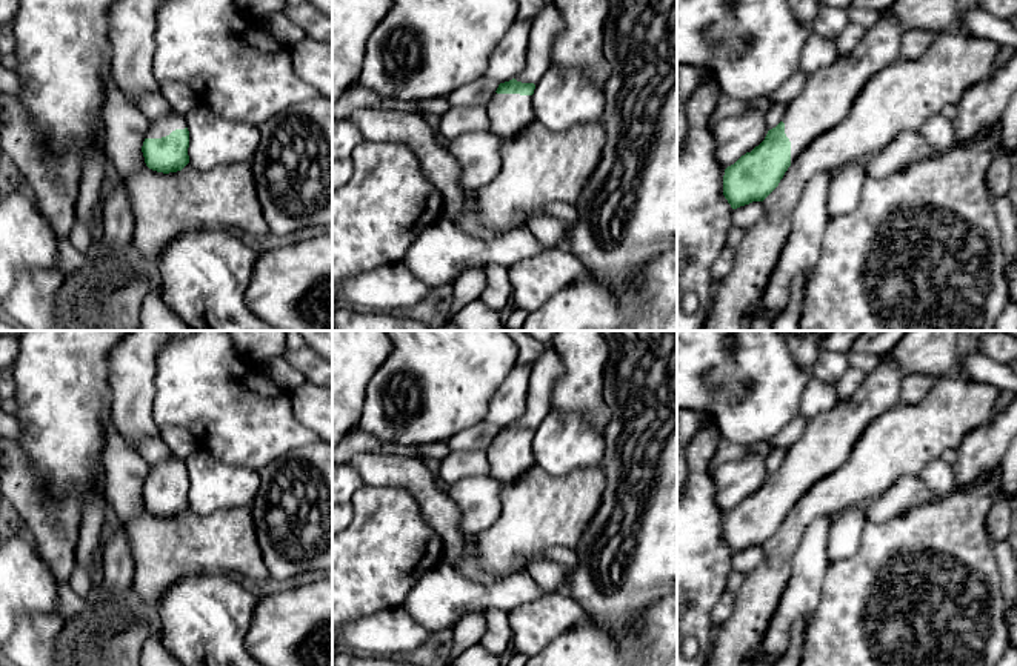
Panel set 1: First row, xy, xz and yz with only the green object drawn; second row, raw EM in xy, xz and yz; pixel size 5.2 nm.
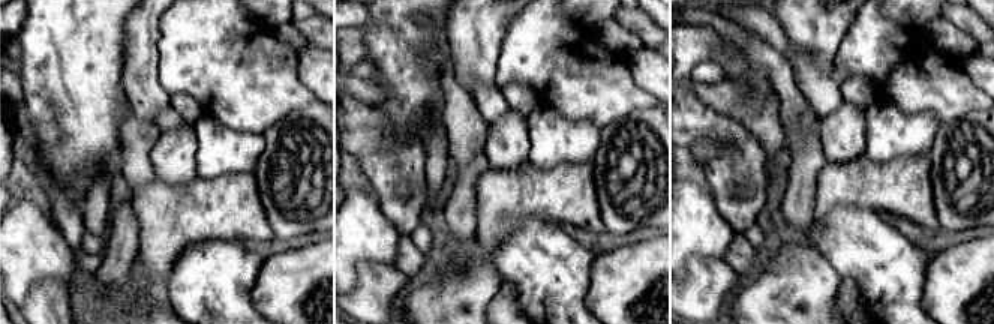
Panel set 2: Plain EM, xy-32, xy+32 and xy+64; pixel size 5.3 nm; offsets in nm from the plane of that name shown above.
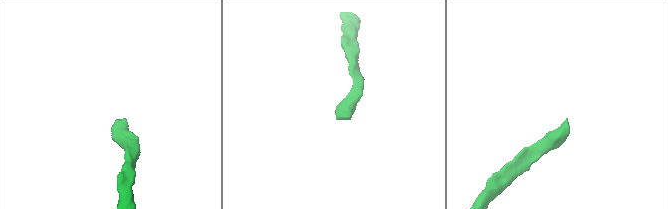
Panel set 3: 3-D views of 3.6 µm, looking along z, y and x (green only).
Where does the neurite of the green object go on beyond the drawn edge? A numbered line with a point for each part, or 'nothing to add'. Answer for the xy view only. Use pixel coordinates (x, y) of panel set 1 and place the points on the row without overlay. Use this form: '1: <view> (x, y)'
1: xy (165, 469)

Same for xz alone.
1: xz (510, 459)

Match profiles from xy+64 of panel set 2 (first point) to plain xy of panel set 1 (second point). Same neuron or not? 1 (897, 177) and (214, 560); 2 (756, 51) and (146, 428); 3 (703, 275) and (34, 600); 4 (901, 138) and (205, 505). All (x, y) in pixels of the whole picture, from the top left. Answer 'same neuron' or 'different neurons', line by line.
1: same neuron
2: different neurons
3: different neurons
4: same neuron

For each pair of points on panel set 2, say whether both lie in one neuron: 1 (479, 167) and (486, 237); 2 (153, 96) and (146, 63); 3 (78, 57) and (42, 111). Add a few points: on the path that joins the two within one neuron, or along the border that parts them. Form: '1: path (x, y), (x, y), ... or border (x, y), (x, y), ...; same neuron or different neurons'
1: border (489, 167), (477, 182), (476, 209); different neurons
2: path (146, 89), (146, 71); same neuron
3: path (72, 71), (72, 80), (54, 98); same neuron

